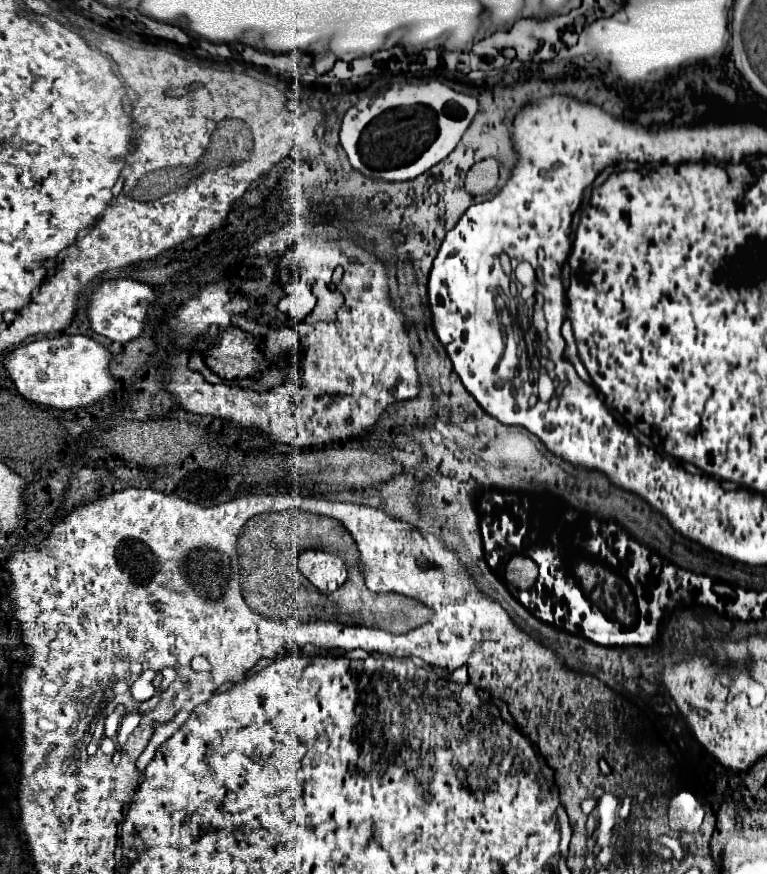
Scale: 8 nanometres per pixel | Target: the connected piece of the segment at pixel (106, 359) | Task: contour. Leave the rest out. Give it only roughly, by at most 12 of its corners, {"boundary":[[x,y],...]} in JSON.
{"boundary":[[88,336],[40,338],[2,360],[50,408],[102,400],[112,354]]}

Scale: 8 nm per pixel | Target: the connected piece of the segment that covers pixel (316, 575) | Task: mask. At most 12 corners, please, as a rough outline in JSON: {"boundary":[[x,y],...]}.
{"boundary":[[318,548],[298,554],[298,570],[327,596],[348,576],[342,558]]}

